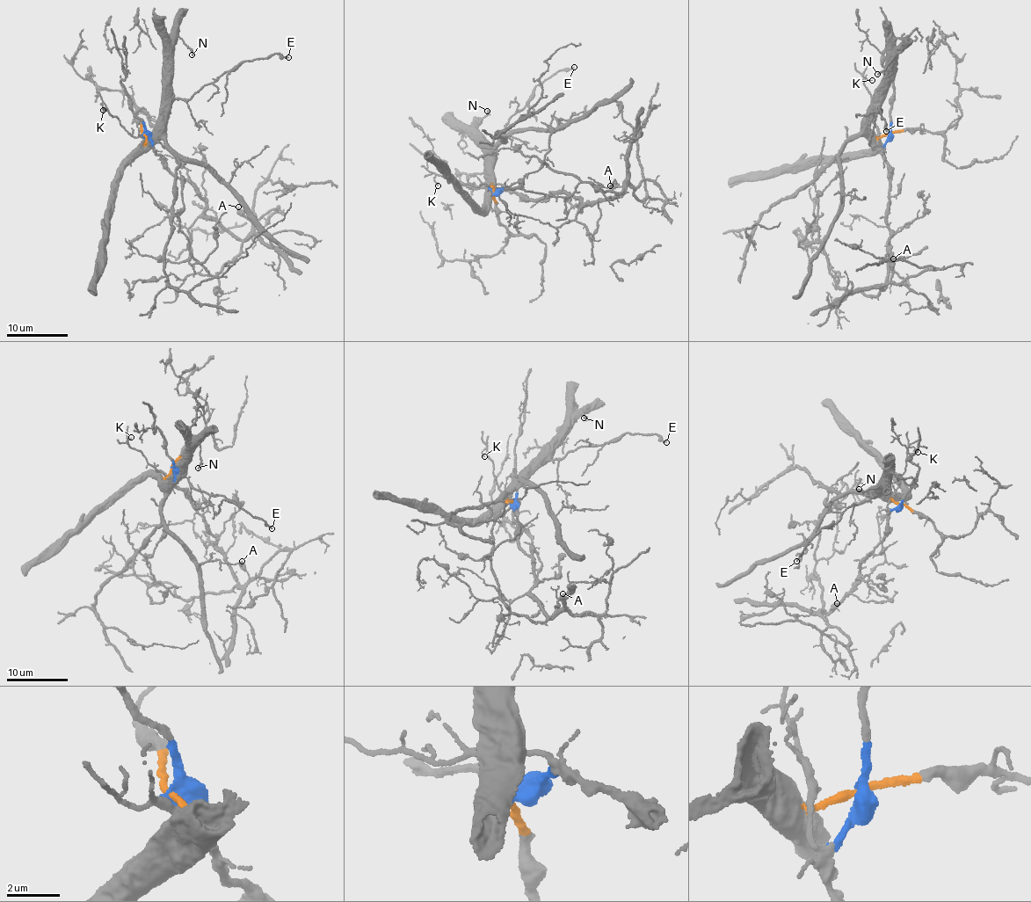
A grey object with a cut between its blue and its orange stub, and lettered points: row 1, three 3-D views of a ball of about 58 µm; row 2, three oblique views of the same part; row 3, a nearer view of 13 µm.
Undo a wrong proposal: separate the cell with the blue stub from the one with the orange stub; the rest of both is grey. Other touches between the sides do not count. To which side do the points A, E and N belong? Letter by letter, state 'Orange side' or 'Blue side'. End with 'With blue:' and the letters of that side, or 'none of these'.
A: Blue side
E: Orange side
N: Orange side
With blue: A

